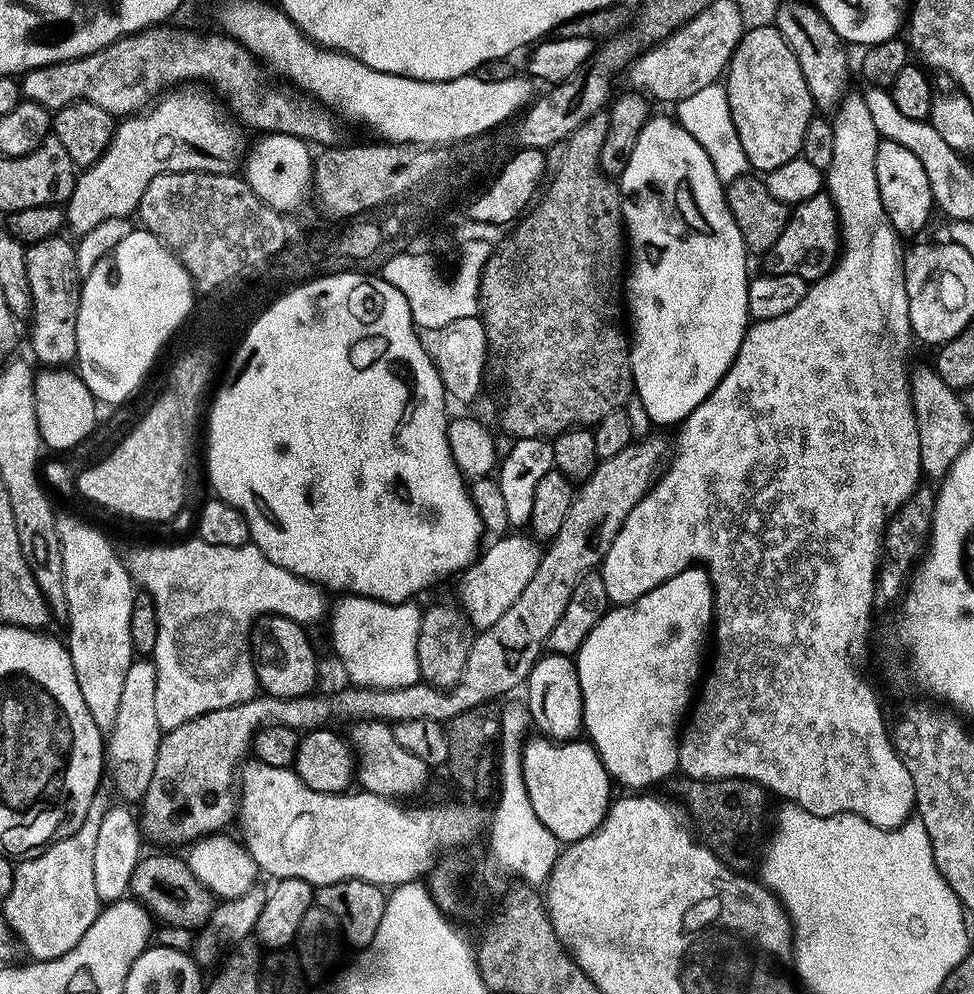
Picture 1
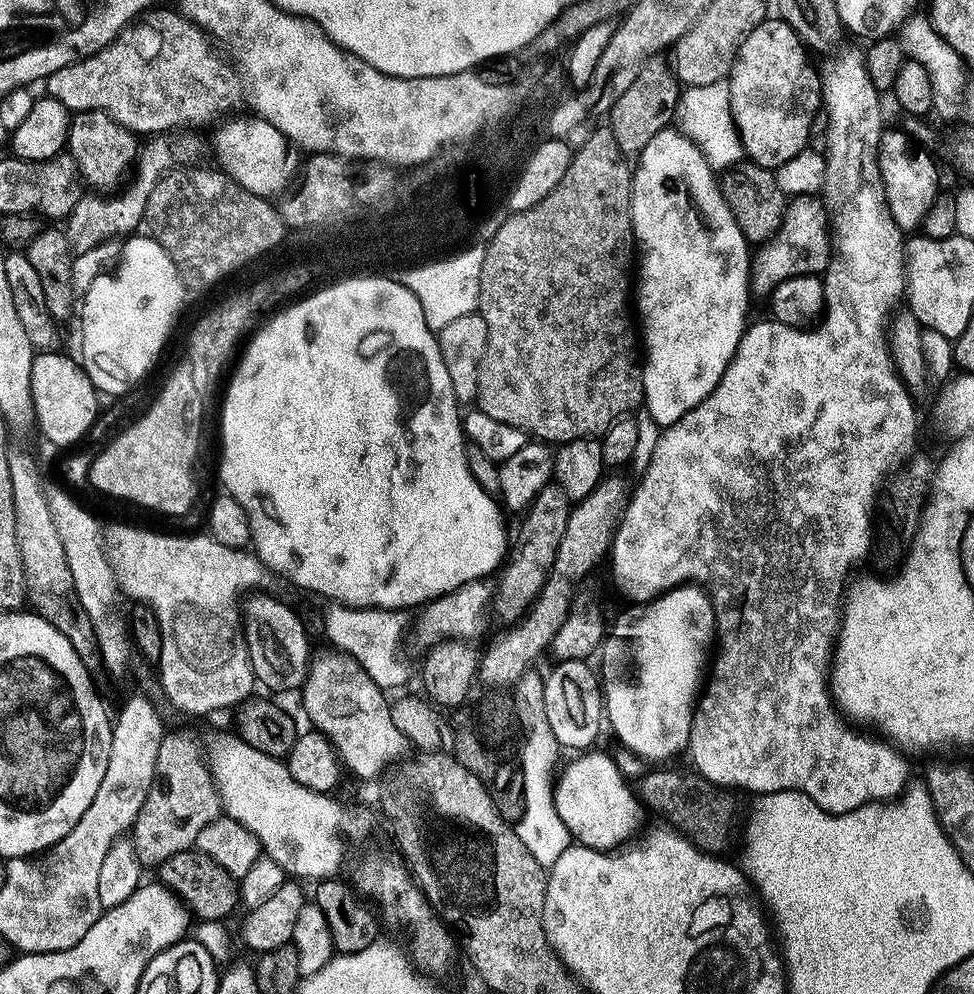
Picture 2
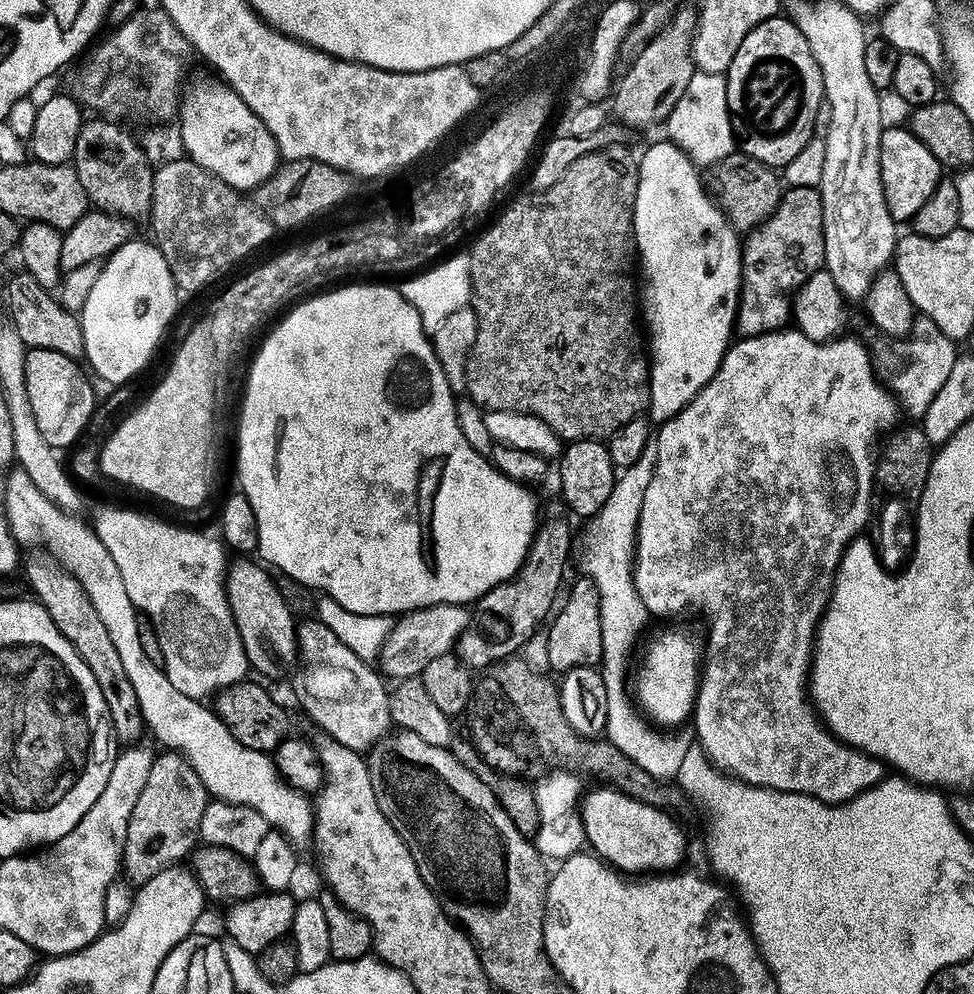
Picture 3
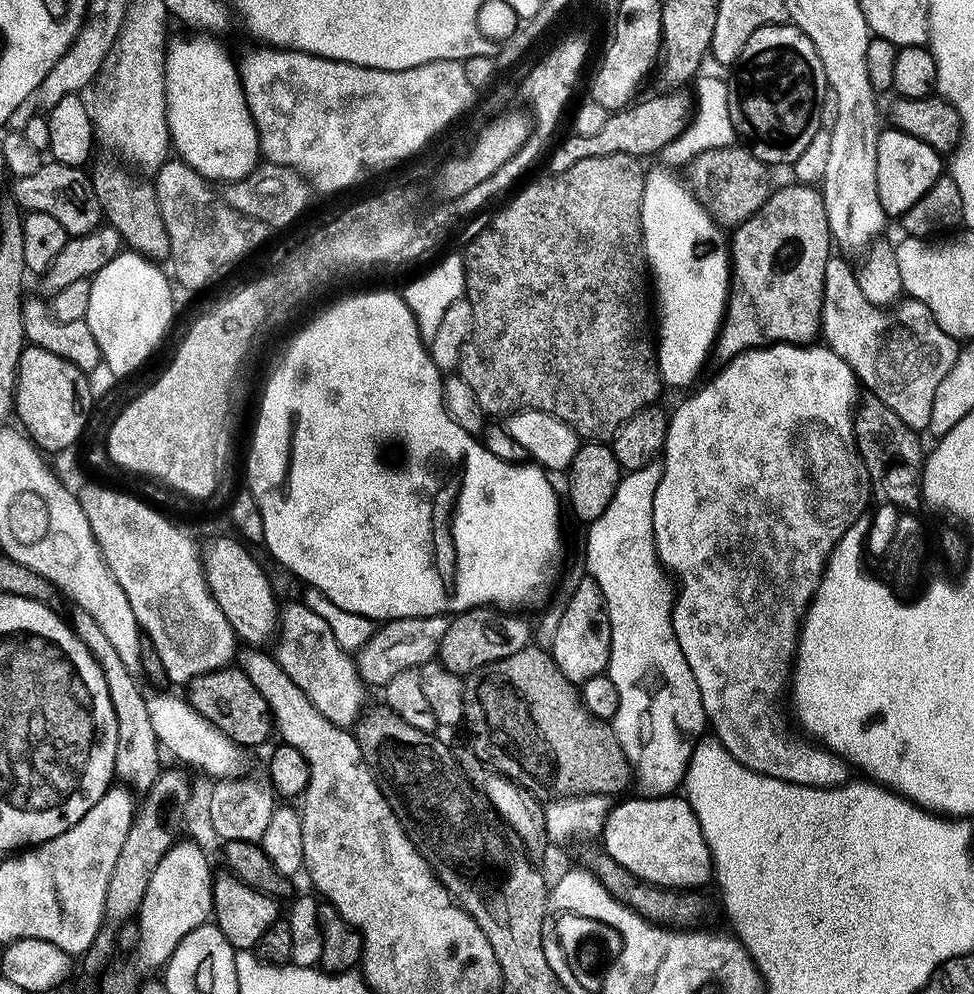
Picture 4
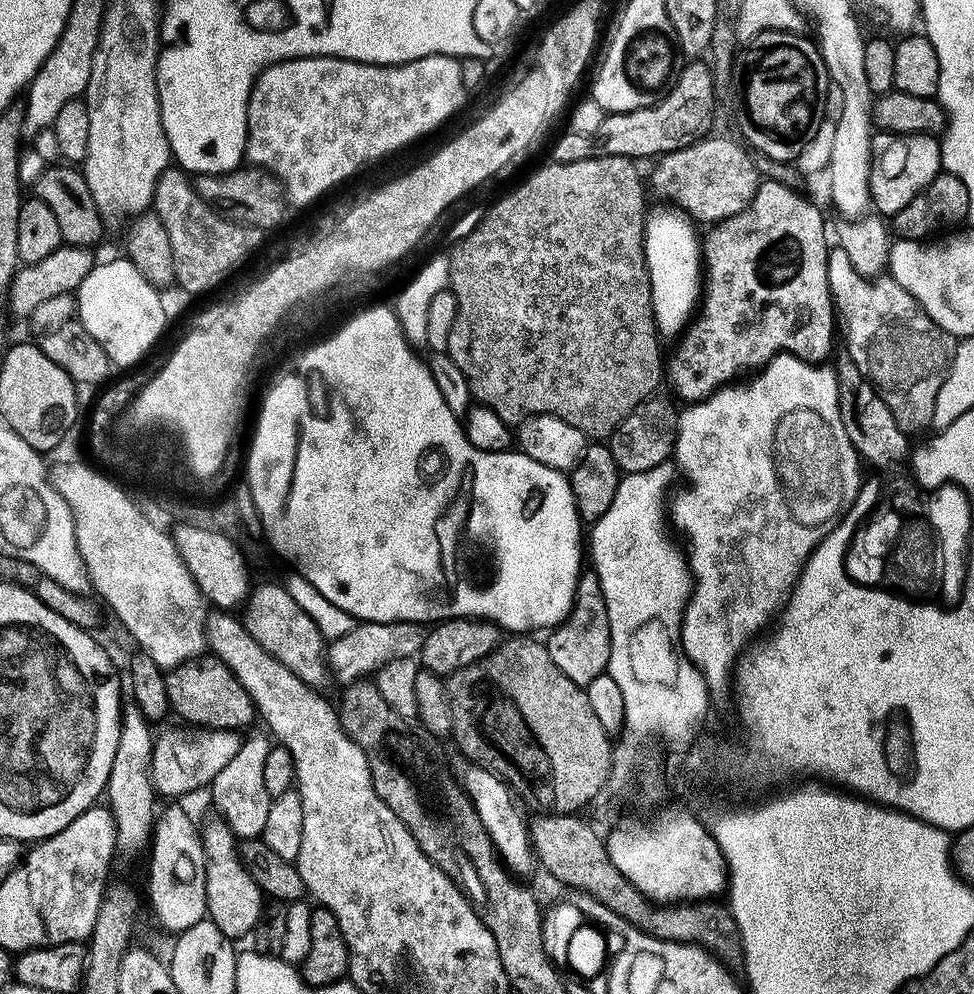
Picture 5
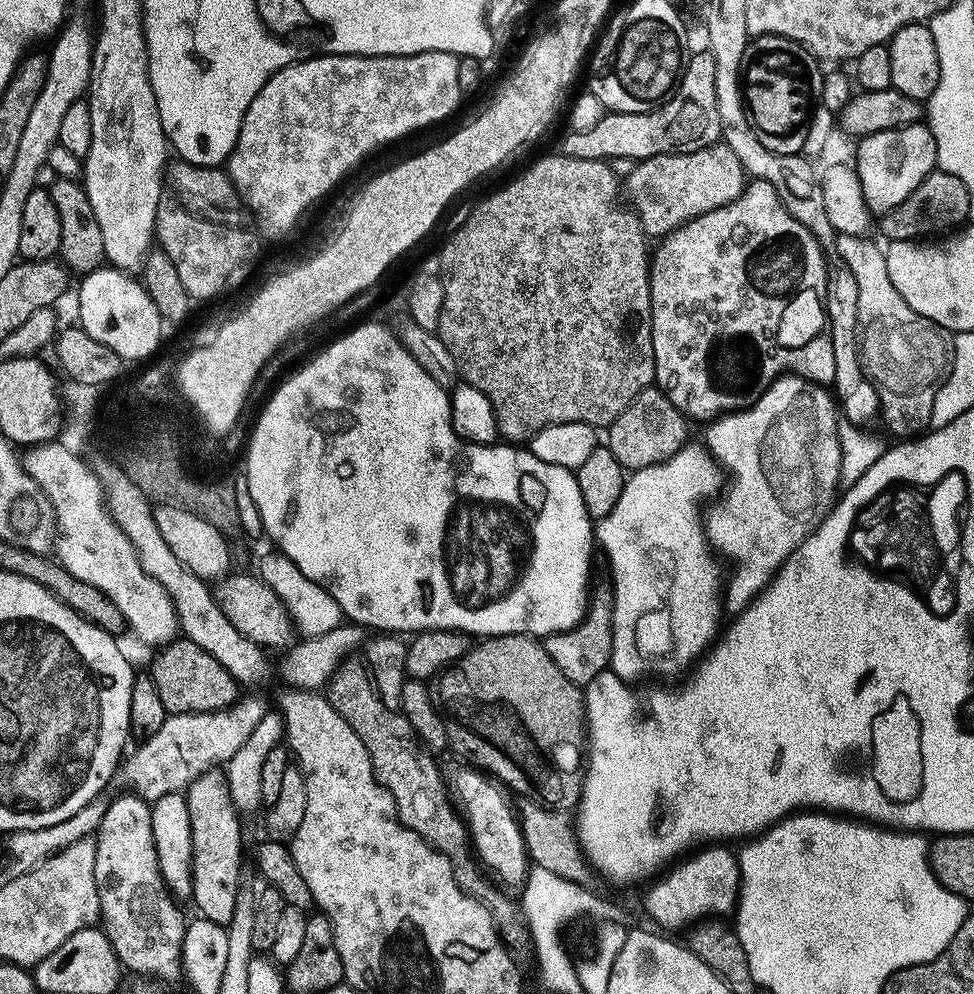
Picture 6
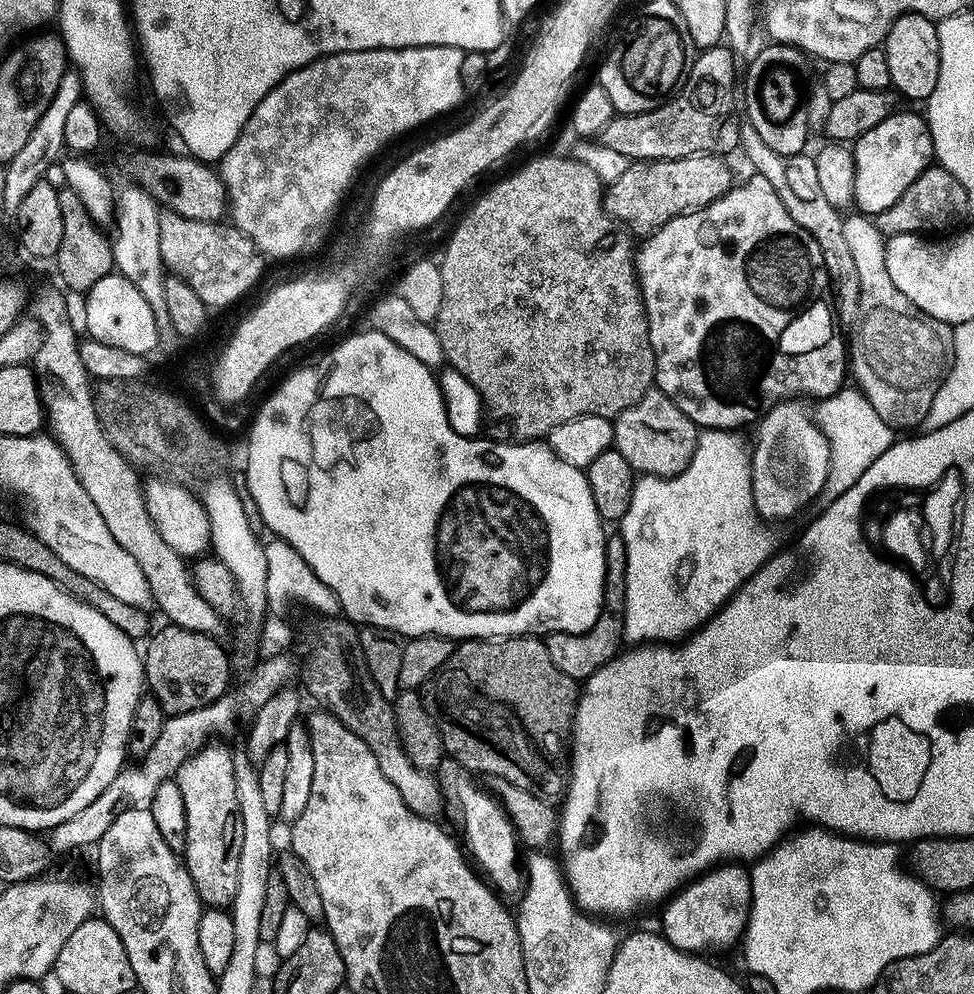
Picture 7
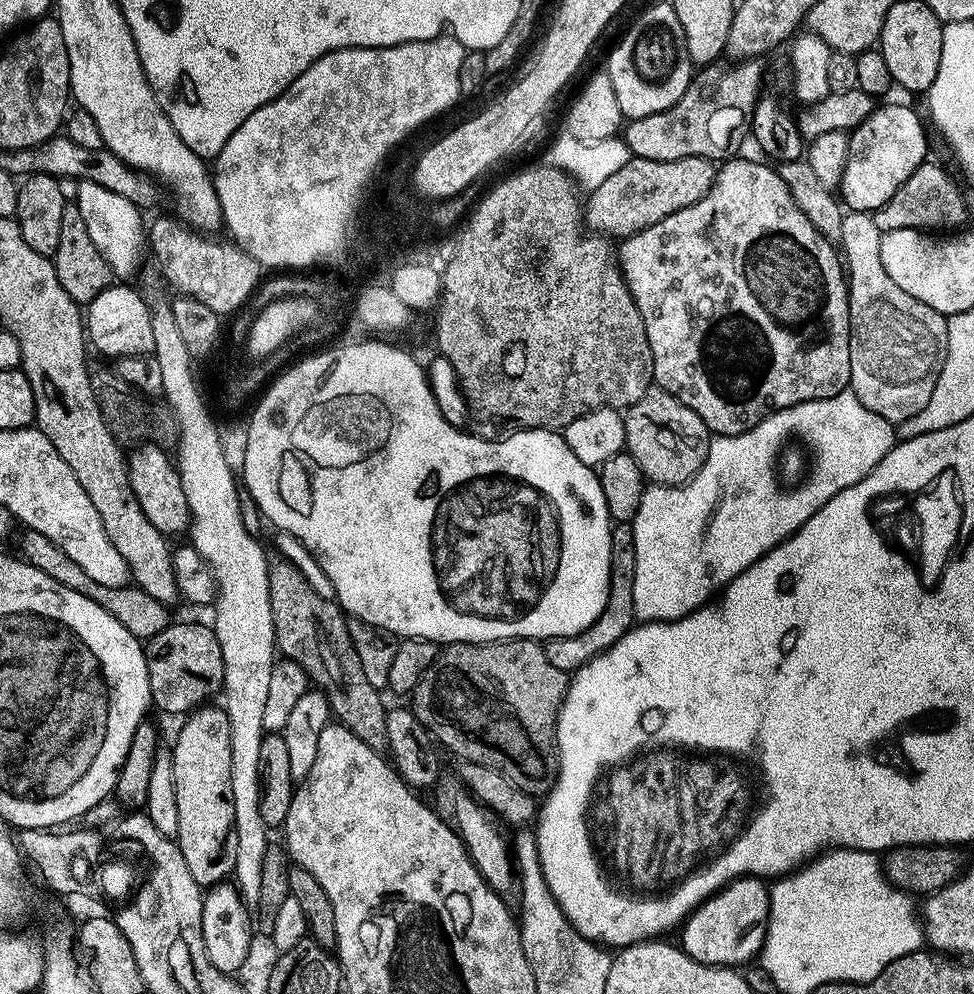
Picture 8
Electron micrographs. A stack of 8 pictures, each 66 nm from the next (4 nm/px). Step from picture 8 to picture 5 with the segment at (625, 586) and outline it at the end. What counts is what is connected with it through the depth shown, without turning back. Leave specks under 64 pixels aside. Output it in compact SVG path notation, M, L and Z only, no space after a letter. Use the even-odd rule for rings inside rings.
M584 570L576 584L576 597L570 614L561 624L547 633L546 647L554 666L570 678L570 682L587 686L594 678L605 675L610 662L610 614L606 610L606 598L602 594L602 582L594 570Z

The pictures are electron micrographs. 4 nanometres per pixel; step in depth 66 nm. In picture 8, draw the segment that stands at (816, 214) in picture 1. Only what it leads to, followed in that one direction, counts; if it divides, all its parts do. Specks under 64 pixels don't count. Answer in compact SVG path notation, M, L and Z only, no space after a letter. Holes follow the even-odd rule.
M729 158L717 167L716 177L710 186L710 190L698 202L694 202L694 206L686 206L682 210L678 210L674 214L670 214L670 218L662 218L662 222L654 222L654 226L650 226L646 230L642 230L633 236L625 236L618 244L618 263L620 273L624 276L626 286L630 290L630 294L638 308L638 314L642 314L642 322L646 330L646 338L650 342L650 354L654 358L654 366L652 367L652 379L655 387L666 390L671 396L677 396L686 406L690 406L690 410L694 410L694 414L698 414L698 418L702 418L702 422L706 422L709 433L718 436L737 436L743 432L749 432L754 426L758 426L758 422L762 422L772 412L780 412L783 408L789 408L795 404L802 402L810 402L818 398L834 398L834 394L845 391L851 385L850 378L850 314L848 313L848 281L846 279L846 269L842 263L841 257L838 255L837 249L833 243L825 239L814 225L810 222L799 206L794 202L794 198L790 194L790 190L786 186L783 178L780 177L779 171L775 167L769 166L767 163L759 164L756 160L740 160L741 158Z

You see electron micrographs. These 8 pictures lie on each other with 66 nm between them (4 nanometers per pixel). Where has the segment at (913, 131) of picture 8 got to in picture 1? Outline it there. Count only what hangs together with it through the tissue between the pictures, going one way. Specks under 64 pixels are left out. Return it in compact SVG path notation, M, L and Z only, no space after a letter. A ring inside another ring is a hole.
M881 139L874 158L874 174L878 174L878 194L882 194L882 206L894 230L904 238L922 231L934 213L934 205L930 178L926 178L926 170L922 162L918 162L918 157L906 150L906 146L898 146L898 142Z

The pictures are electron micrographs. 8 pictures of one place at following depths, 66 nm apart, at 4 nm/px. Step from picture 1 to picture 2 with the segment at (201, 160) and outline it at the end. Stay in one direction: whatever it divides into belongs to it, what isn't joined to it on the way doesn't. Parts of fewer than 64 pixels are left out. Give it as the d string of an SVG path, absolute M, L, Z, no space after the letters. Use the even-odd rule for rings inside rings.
M180 130L175 134L156 134L145 139L148 141L145 144L143 141L142 147L139 149L134 161L134 171L119 191L115 194L81 195L78 206L74 206L72 213L66 217L68 228L63 229L64 237L68 239L68 245L71 246L73 253L85 252L107 240L127 238L133 235L139 229L136 228L139 224L141 227L146 202L150 198L150 190L154 190L158 181L173 168L196 166L201 163L200 140L196 135L197 133L192 130Z

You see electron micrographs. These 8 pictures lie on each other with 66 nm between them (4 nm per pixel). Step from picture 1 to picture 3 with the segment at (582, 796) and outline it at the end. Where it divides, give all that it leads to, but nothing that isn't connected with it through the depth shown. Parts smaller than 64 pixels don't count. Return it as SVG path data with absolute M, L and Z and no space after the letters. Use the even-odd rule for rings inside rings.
M611 786L596 787L583 797L579 813L587 847L599 859L624 874L664 874L681 867L684 832L671 811L646 806Z

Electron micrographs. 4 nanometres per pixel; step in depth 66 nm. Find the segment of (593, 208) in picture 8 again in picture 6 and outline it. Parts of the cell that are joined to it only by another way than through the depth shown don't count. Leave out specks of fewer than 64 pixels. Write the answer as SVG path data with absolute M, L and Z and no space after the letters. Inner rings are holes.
M717 142L702 150L671 152L641 160L628 173L626 183L628 183L628 196L632 199L631 207L639 216L645 233L649 237L660 238L679 228L681 224L687 224L695 216L701 216L727 204L733 204L744 192L746 173L742 162L738 162L738 154L734 154L734 150L730 150L728 144Z

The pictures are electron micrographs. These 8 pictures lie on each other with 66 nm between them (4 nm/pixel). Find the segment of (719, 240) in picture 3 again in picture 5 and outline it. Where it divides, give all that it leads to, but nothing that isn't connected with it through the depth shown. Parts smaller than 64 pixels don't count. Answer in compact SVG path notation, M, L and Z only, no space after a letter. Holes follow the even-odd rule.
M671 211L656 212L653 216L651 213L644 226L644 260L648 264L648 277L652 279L652 307L656 309L659 331L665 337L674 335L676 331L679 333L689 323L702 288L701 237L696 237L691 228L693 225L679 211Z

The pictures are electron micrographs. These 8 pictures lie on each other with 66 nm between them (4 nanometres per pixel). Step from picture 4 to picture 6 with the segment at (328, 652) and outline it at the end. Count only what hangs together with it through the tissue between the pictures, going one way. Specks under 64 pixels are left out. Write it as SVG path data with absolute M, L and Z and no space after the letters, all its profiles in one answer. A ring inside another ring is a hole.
M229 574L215 581L214 595L226 618L234 622L234 628L238 630L238 634L250 638L255 644L268 650L273 650L272 648L284 650L293 643L294 621L288 612L288 607L280 601L278 594L274 594L274 590L270 590L270 586L266 586L266 582L261 580L259 575Z

